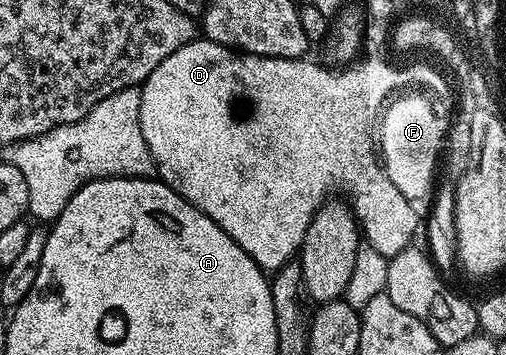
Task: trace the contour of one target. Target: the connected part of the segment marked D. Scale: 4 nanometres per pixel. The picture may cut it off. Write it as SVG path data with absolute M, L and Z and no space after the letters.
M197 39L186 47L178 47L178 51L174 51L174 55L162 59L162 63L158 63L158 67L154 67L154 71L150 71L150 75L144 80L140 89L142 139L146 139L146 147L150 151L152 162L156 165L159 180L170 186L178 195L182 195L182 199L186 199L194 207L198 207L198 211L210 215L210 219L214 219L214 223L218 223L218 227L222 227L222 231L226 231L226 235L230 235L230 239L234 239L234 243L238 243L238 247L242 247L242 251L246 251L246 255L250 255L250 259L254 259L254 263L258 263L258 267L265 271L281 269L283 265L289 264L299 254L300 244L306 239L306 231L310 227L314 215L331 194L328 192L332 188L341 189L345 193L343 196L352 212L356 214L363 240L372 245L374 251L378 251L382 256L392 258L398 255L404 248L413 244L412 236L416 233L417 206L408 201L406 195L402 195L402 191L398 191L398 187L394 187L394 183L390 183L383 164L378 160L376 150L378 131L372 127L372 117L376 117L376 109L384 112L386 107L381 105L380 101L387 106L393 96L392 85L400 85L403 90L408 89L404 81L409 81L412 87L416 87L420 81L432 81L432 85L436 85L437 70L428 65L408 65L405 69L395 69L390 62L379 61L376 57L368 57L365 61L356 59L343 67L332 67L336 69L327 69L326 66L319 65L316 61L308 60L260 57L258 54L230 50L225 45L219 45L207 39Z

